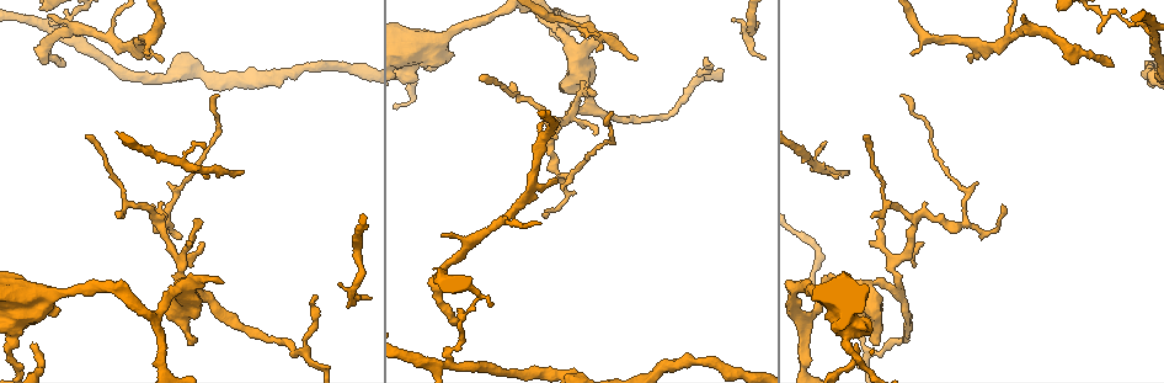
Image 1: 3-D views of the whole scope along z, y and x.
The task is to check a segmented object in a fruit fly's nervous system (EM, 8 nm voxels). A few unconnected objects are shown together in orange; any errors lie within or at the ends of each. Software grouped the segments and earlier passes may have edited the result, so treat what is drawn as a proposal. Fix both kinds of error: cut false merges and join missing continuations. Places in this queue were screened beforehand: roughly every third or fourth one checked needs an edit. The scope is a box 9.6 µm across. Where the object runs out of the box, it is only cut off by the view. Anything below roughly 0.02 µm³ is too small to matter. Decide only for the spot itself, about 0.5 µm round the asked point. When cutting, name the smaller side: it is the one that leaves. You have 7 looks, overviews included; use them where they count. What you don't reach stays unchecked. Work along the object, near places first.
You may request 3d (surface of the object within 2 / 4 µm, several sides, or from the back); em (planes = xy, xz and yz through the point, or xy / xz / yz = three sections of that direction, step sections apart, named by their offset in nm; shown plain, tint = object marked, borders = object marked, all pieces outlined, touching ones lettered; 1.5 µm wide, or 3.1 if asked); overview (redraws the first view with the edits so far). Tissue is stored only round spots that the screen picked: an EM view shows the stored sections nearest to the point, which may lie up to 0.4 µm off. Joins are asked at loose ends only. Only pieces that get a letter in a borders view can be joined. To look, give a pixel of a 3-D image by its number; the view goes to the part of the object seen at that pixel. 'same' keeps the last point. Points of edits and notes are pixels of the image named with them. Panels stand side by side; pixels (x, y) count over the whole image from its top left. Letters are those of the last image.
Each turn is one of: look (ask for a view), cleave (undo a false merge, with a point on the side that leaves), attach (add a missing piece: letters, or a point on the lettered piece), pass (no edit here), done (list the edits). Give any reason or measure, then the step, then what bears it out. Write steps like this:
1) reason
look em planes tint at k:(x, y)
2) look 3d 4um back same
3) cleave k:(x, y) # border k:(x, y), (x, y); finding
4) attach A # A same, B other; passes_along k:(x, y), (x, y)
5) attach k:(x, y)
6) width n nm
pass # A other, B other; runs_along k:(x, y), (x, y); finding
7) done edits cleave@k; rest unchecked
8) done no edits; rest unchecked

free end
look 3d 2um at 1:(65, 65)

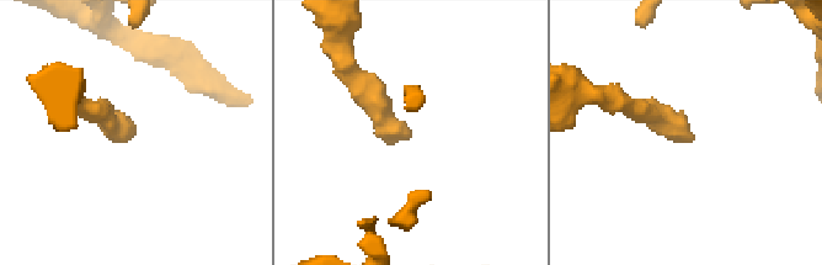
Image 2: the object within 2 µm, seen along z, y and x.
look em planes plain at 2:(400, 140)

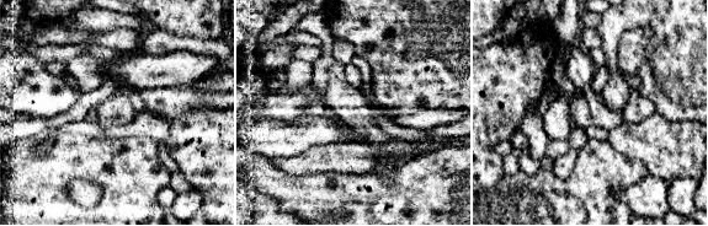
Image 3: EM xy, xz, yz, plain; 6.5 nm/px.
look em planes borders same

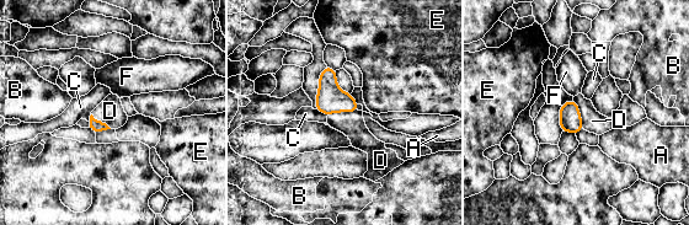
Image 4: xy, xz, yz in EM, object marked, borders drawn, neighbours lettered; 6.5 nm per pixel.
longest_contact D 200 nm
attach D # A other, B other, C other, D same, E other, F other; the neuron continues

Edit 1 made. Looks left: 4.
look overview

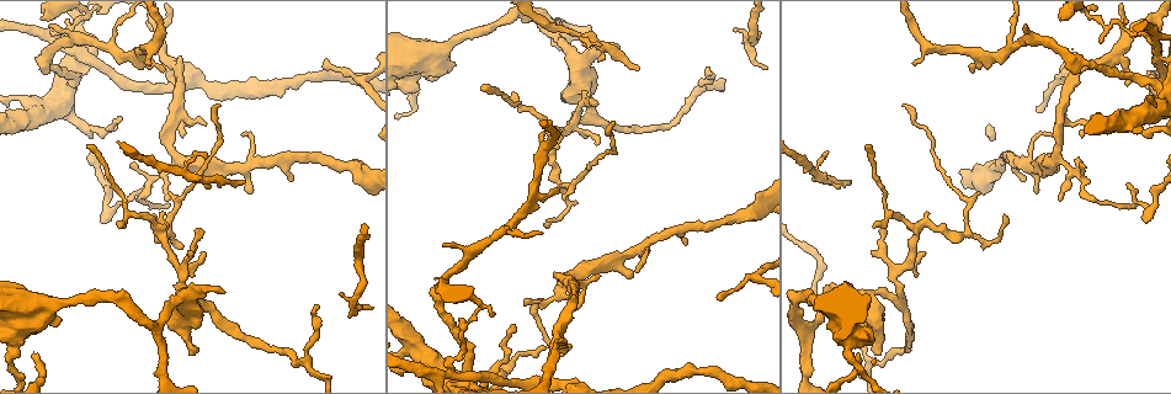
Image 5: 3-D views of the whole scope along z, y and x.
free end
look 3d 4um at 5:(40, 18)

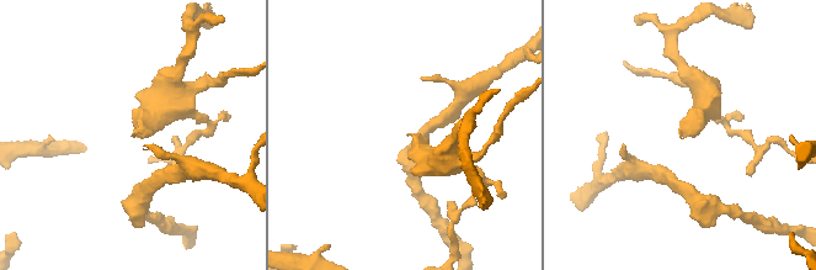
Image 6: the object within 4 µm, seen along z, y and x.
look em planes tint at 6:(132, 135)

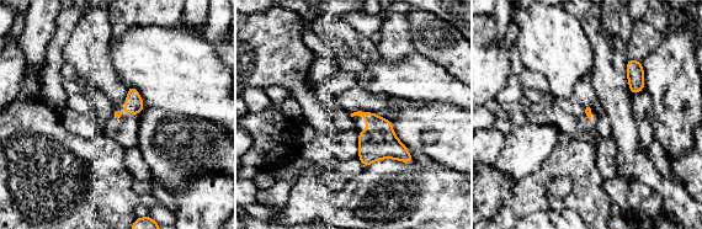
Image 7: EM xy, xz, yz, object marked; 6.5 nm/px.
see the neighbours
look em planes borders same

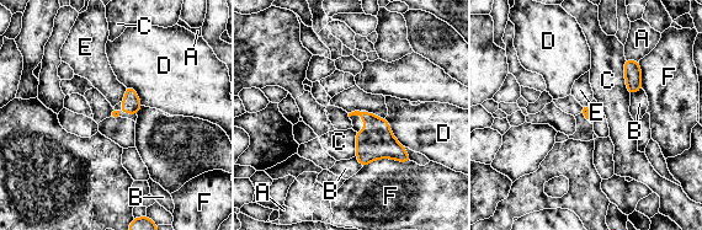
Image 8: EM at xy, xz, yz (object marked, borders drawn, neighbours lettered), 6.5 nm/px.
longest_contact F 340 nm
pass # A other, B other, C other, D other, E other, F other; border 8:(125, 86), (125, 95), (120, 101); no lettered piece goes on from it

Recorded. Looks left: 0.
done edits attach@4; rest unchecked

